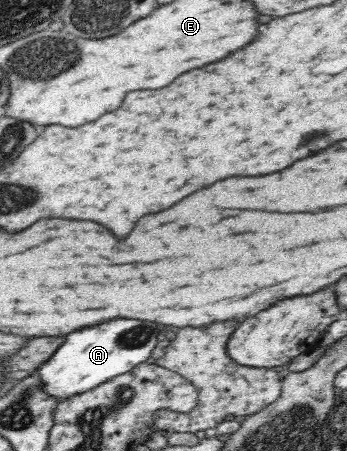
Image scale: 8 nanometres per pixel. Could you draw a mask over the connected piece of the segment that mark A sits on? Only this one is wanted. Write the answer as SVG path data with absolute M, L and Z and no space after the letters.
M116 317L116 319L92 325L92 327L76 329L66 337L66 345L62 345L62 349L58 349L58 353L52 355L50 361L44 363L36 375L44 380L44 390L52 396L58 396L62 401L65 397L70 397L75 393L90 391L111 377L122 375L150 359L156 343L158 343L158 339L156 339L158 333L160 331L154 321L134 321L134 319L124 319L124 317Z

